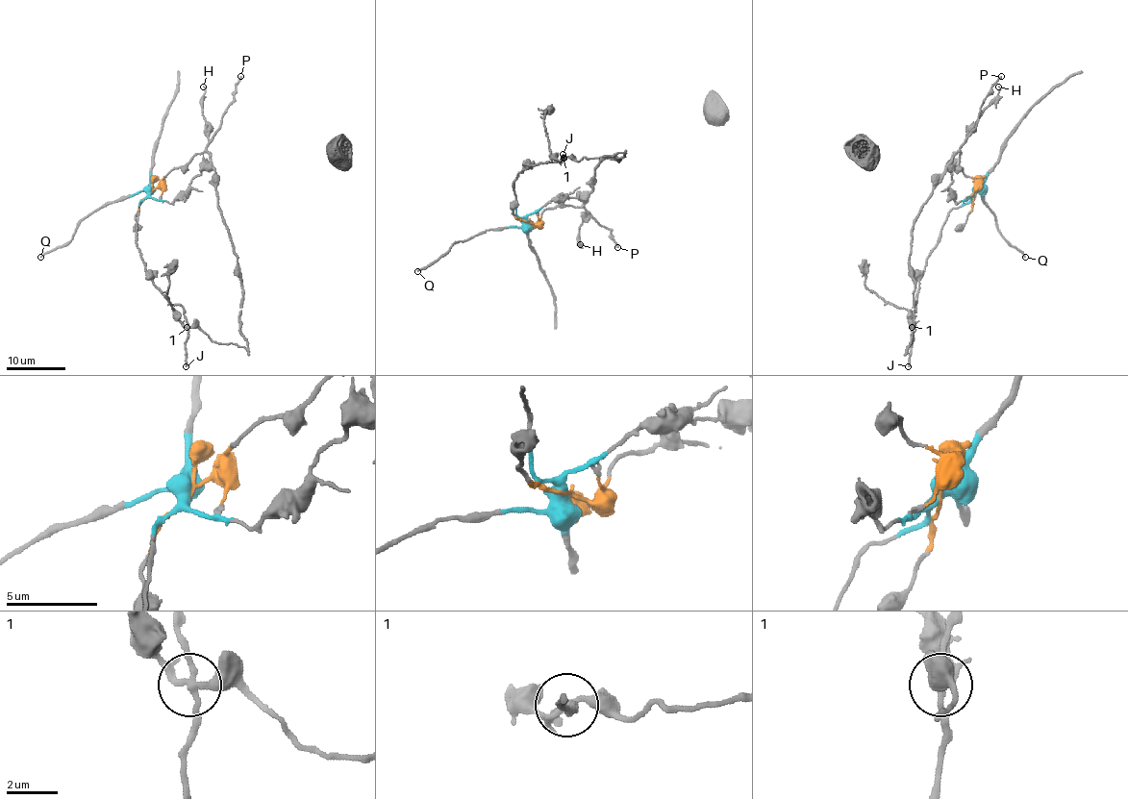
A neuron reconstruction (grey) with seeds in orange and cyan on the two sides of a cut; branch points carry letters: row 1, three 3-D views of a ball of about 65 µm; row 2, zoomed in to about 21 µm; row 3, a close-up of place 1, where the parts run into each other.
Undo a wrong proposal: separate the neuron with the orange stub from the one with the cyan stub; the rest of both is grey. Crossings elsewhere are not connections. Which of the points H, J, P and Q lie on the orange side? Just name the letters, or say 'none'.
H, P

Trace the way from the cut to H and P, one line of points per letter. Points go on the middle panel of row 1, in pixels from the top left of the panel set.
H: (528, 221), (536, 224), (548, 208), (583, 206), (586, 219), (580, 225), (580, 244)
P: (528, 221), (536, 224), (548, 208), (583, 206), (611, 232), (617, 247)

